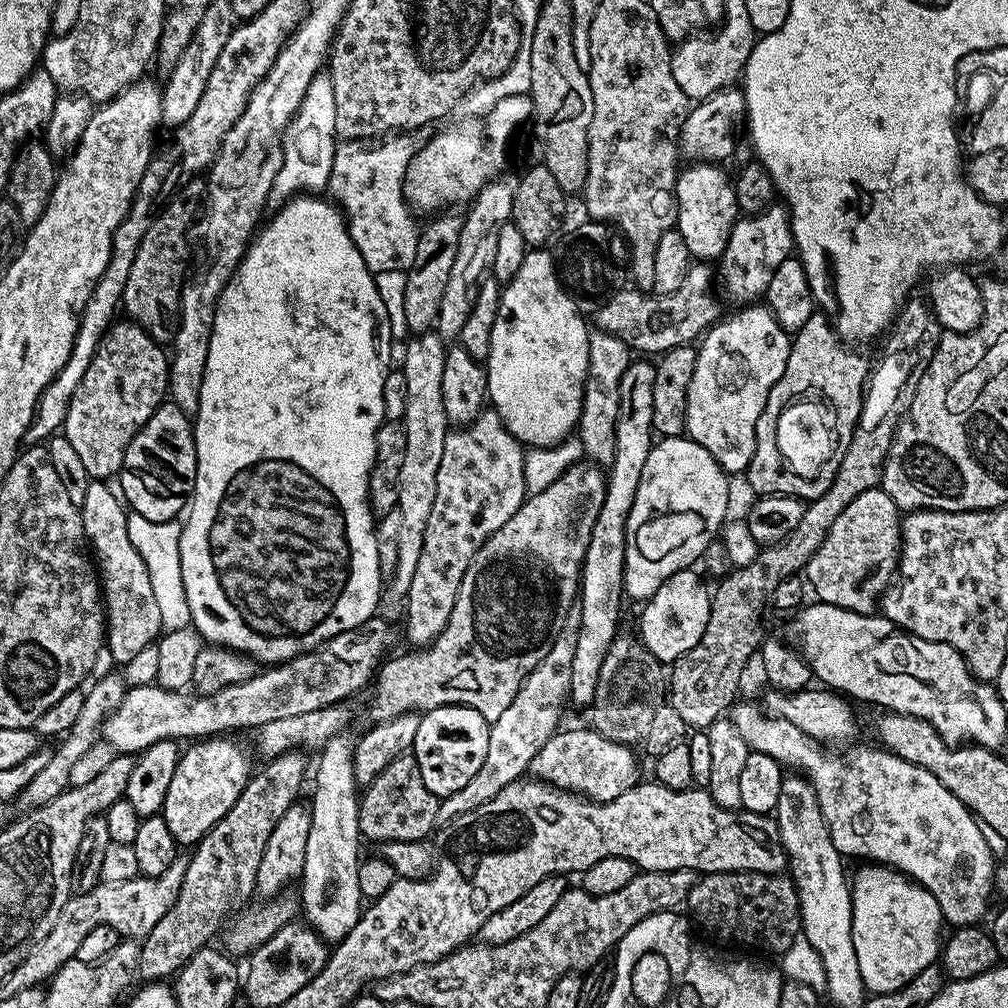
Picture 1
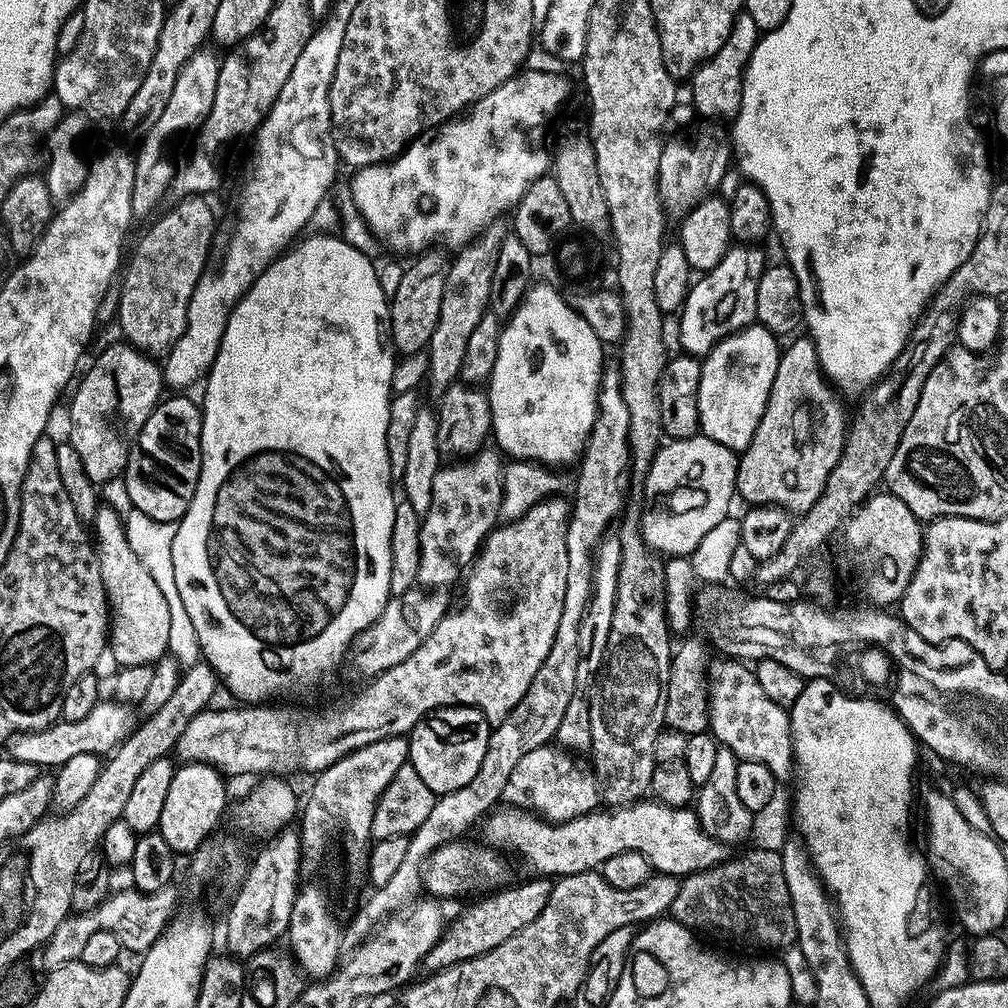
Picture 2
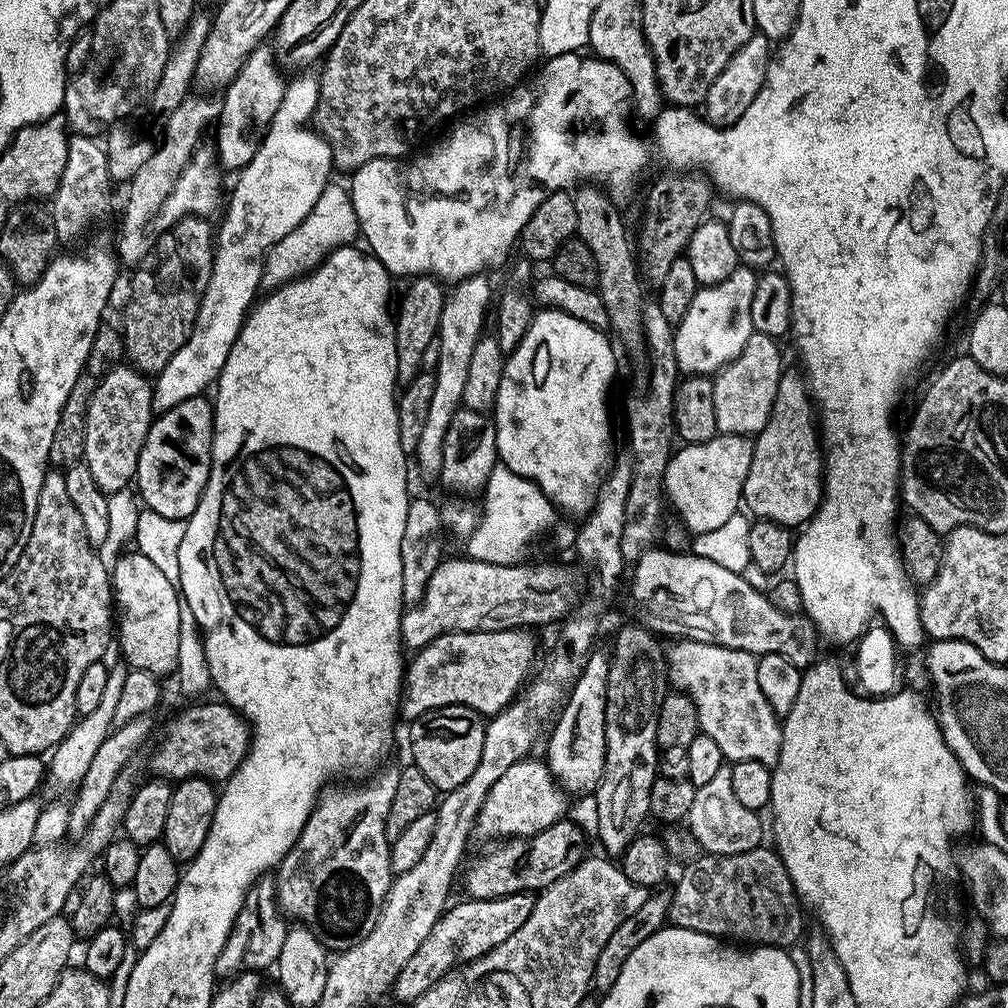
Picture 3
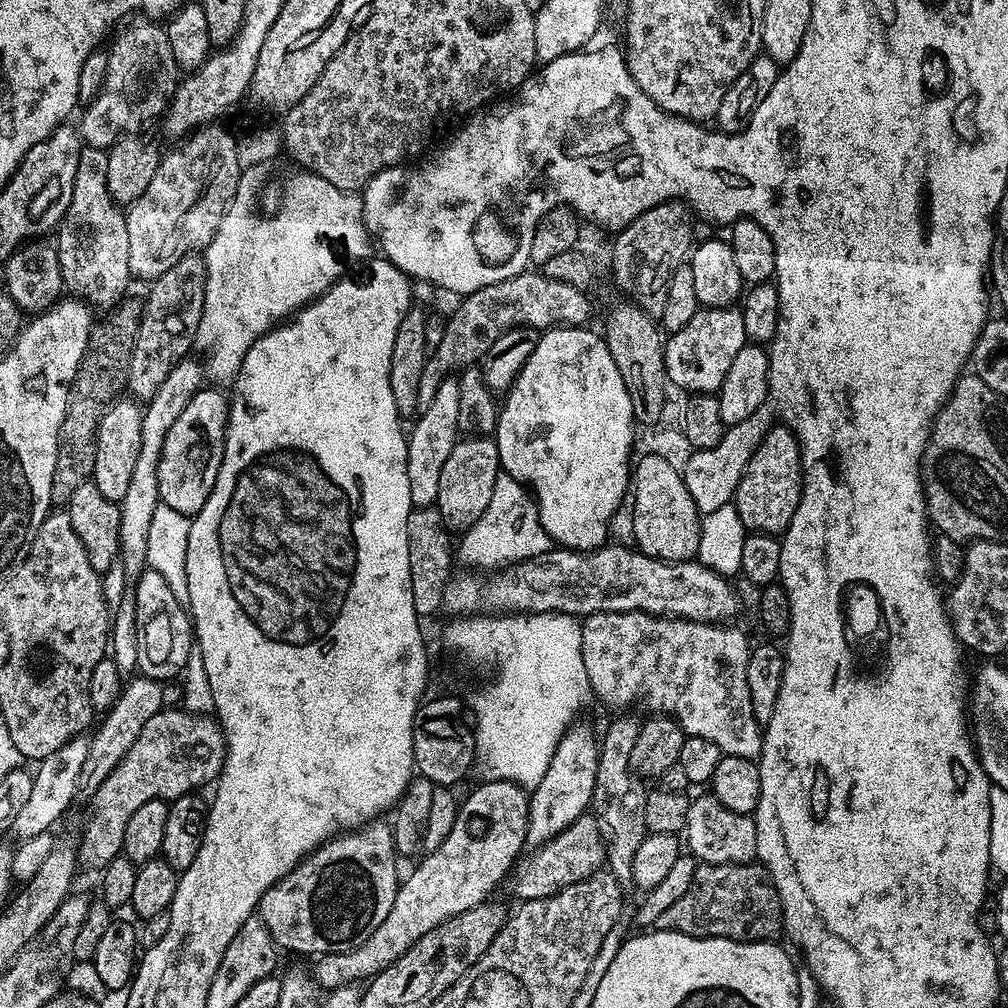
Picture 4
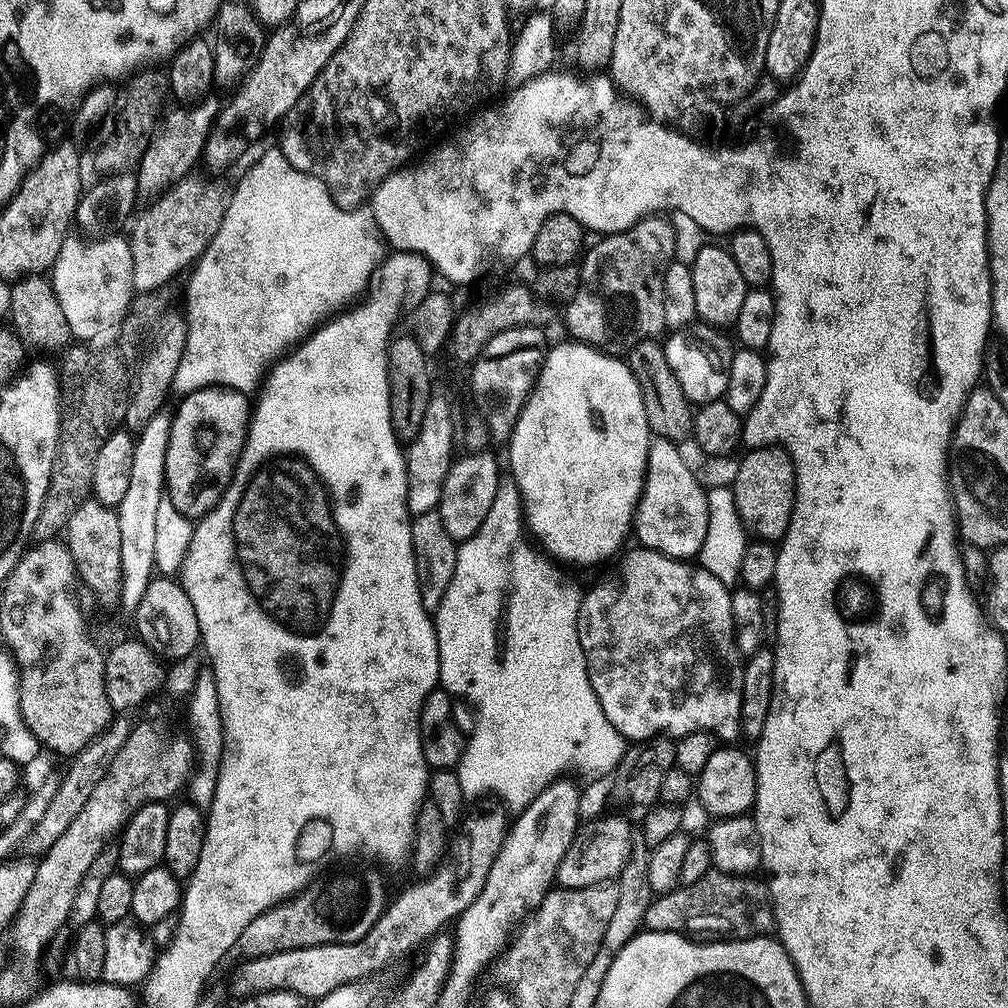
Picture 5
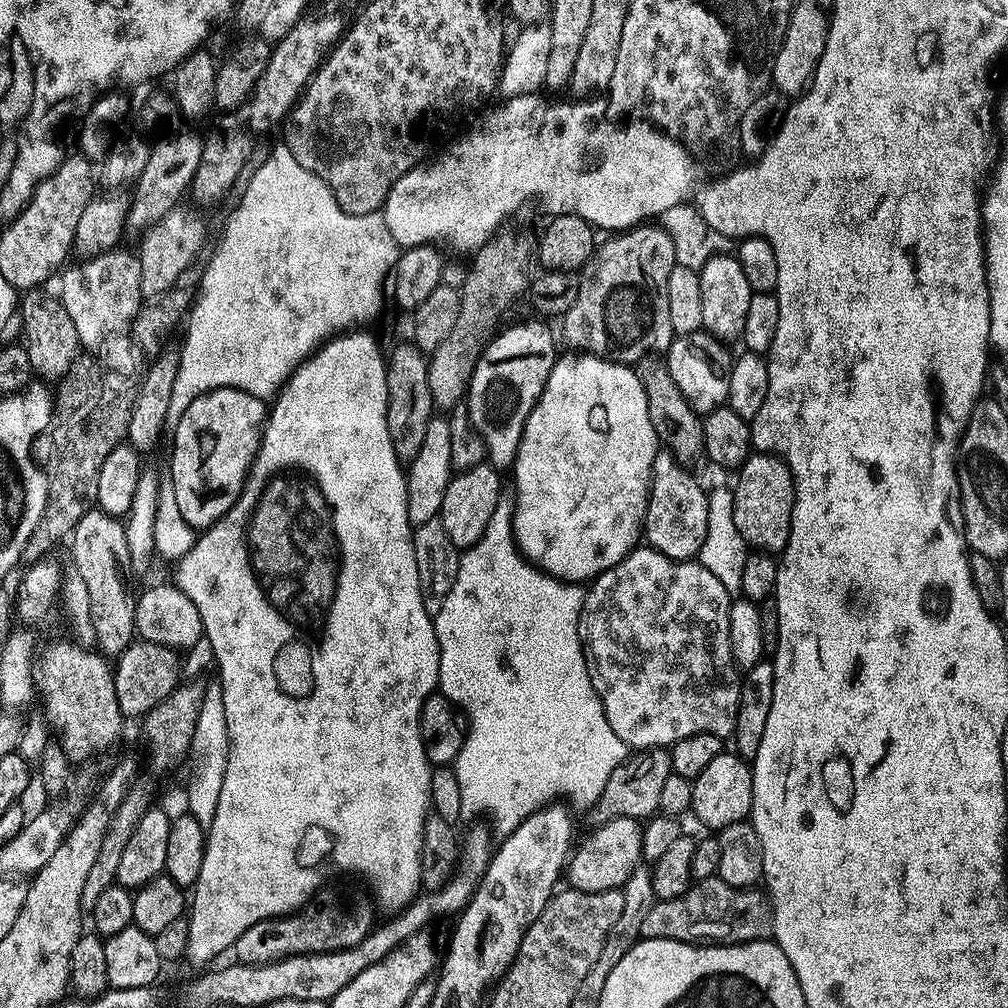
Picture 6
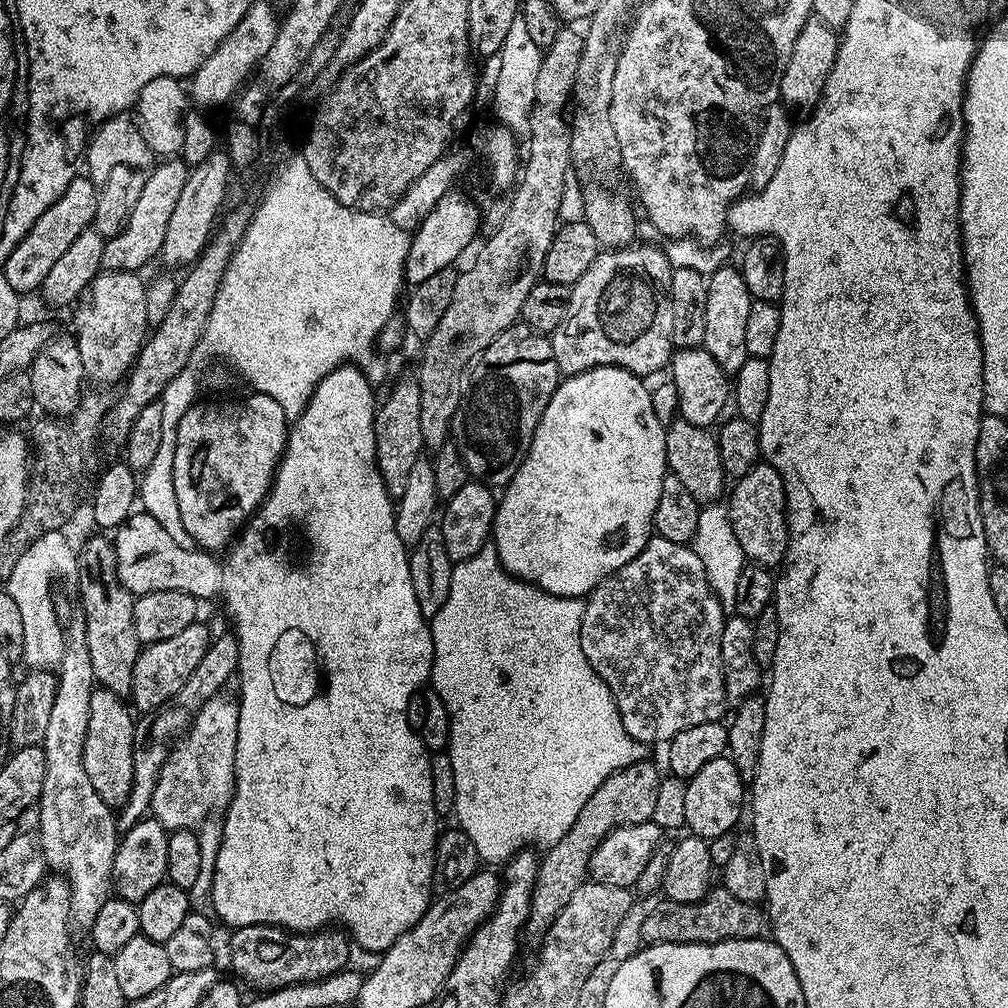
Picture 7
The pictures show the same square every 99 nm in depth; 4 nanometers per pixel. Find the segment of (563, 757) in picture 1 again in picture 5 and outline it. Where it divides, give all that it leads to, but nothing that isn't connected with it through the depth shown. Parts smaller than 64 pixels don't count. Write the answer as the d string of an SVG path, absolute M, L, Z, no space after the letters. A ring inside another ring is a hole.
M480 798L473 804L476 805L467 809L455 829L456 837L447 841L444 855L436 867L423 878L417 879L420 880L417 884L402 889L396 901L394 896L378 922L374 922L362 939L349 944L282 950L278 954L247 959L240 978L241 993L287 990L298 994L305 1001L315 1002L330 994L330 990L338 990L338 986L364 982L367 976L410 955L416 947L417 951L437 932L447 929L468 909L470 902L482 894L482 886L486 886L486 874L490 874L490 866L494 866L494 858L498 858L510 827L509 809L500 800Z

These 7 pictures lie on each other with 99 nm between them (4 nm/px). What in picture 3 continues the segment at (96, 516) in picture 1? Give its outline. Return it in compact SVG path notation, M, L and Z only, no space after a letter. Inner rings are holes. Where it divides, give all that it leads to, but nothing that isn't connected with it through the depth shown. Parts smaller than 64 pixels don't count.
M131 550L110 568L114 608L118 613L118 644L123 663L129 669L151 672L157 678L175 673L178 662L178 610L182 597L177 585L171 584L139 550Z

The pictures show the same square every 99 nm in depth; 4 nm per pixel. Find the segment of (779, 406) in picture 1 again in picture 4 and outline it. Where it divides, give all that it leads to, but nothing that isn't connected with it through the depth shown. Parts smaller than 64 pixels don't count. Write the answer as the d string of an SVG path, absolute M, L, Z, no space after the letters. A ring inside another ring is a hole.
M773 426L769 432L762 438L762 442L758 446L758 450L754 450L754 454L750 459L748 459L748 465L746 466L746 470L742 474L742 478L738 482L738 486L736 487L736 494L734 497L734 503L736 505L736 509L738 510L738 514L742 518L742 522L744 523L745 529L748 532L770 532L773 534L782 534L785 530L790 526L790 522L794 518L794 510L798 510L798 502L800 501L800 495L802 494L802 490L804 489L804 466L800 463L800 443L796 441L796 435L793 434L787 428L787 426Z

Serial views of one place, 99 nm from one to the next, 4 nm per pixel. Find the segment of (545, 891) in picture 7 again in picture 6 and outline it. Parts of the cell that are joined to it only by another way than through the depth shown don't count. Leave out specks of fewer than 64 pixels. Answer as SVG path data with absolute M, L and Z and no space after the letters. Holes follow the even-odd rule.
M650 748L629 755L627 760L616 767L614 774L606 778L606 786L602 786L602 794L587 809L589 825L599 826L629 816L632 820L643 821L660 812L662 785L666 778L673 775L672 757L668 748Z

